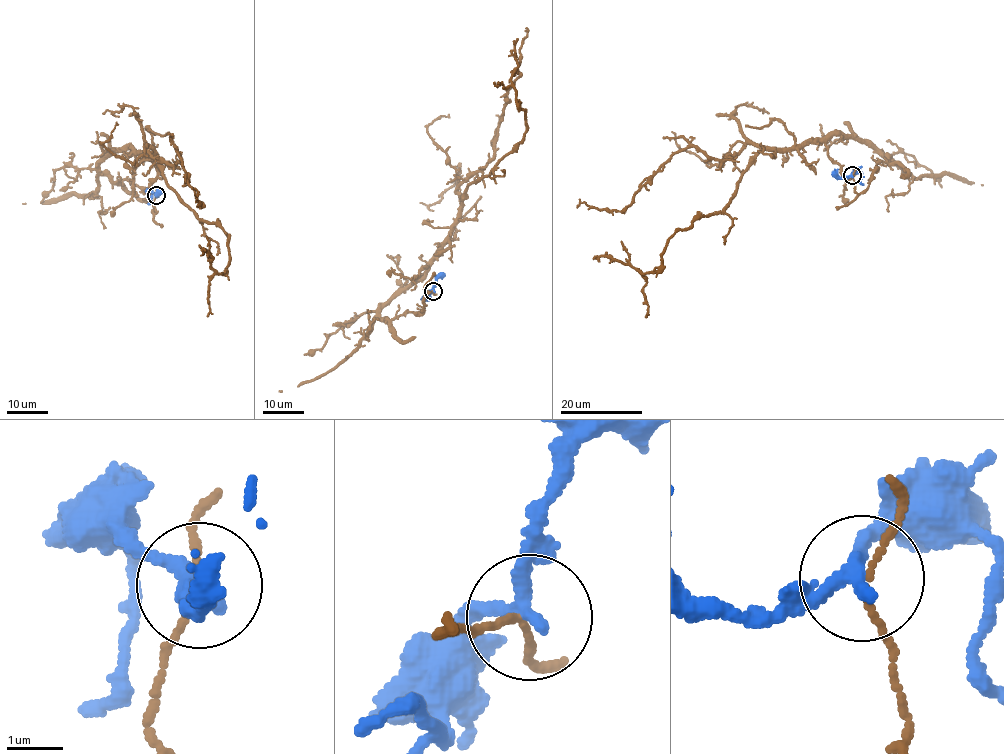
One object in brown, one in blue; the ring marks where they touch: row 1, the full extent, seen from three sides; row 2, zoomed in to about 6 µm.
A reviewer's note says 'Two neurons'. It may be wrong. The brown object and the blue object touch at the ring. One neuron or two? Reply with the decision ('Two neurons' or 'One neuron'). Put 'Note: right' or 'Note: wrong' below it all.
Two neurons
Note: right

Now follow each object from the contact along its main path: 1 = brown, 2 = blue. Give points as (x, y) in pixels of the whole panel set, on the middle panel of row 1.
1: (433, 290), (421, 313), (380, 316), (425, 273), (468, 185), (523, 139), (525, 111), (511, 79), (517, 38)
2: (433, 291), (427, 298), (420, 299)

